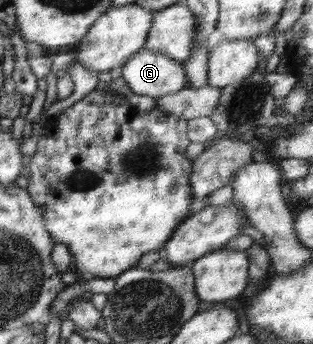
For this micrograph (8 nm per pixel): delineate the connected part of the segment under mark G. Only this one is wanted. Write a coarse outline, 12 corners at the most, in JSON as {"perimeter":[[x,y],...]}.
{"perimeter":[[147,48],[123,63],[135,95],[187,89],[182,62]]}

